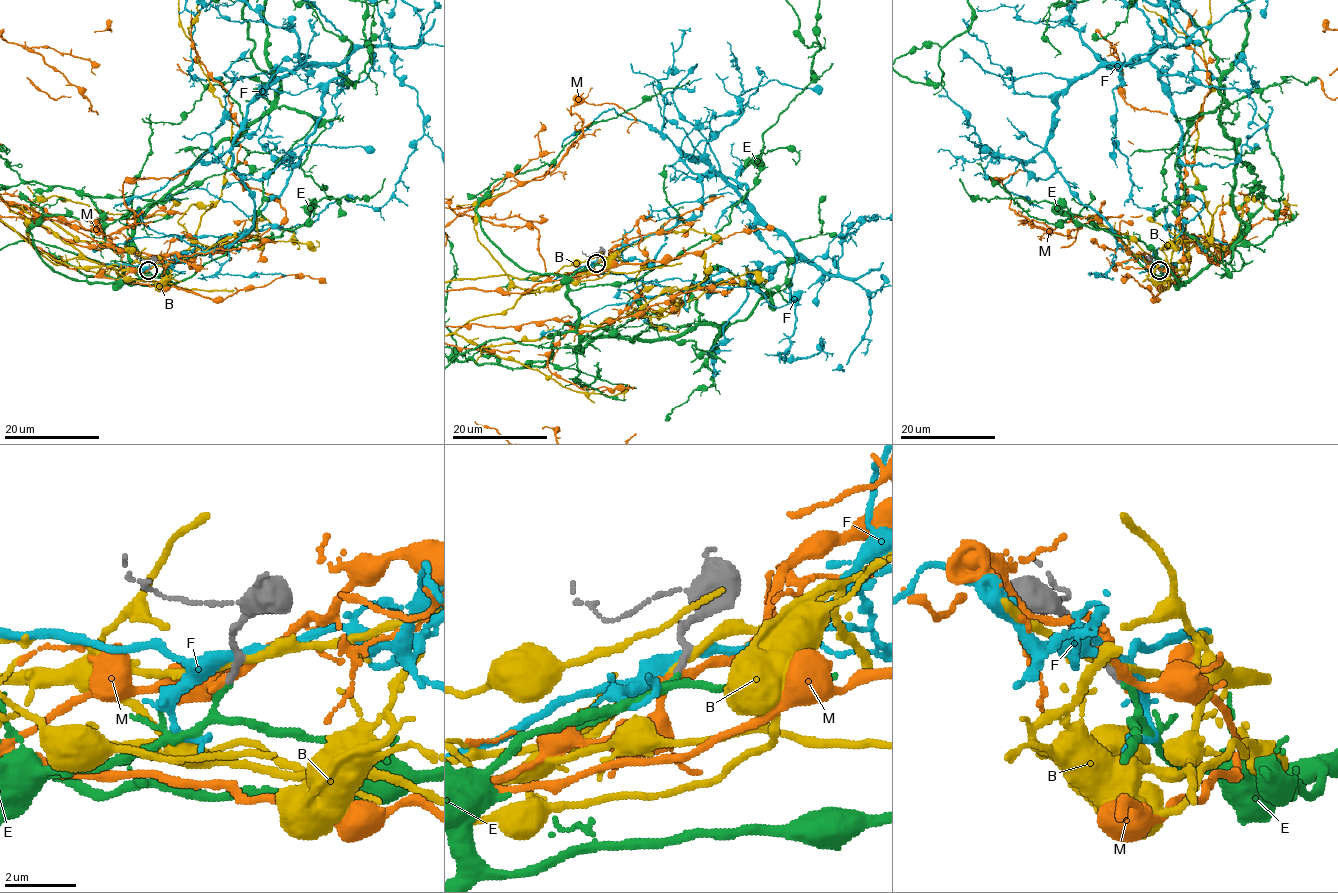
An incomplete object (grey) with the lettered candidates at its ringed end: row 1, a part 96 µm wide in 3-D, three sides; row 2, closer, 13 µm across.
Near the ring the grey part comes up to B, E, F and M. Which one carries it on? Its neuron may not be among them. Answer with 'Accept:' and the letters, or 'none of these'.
Accept: none of these

